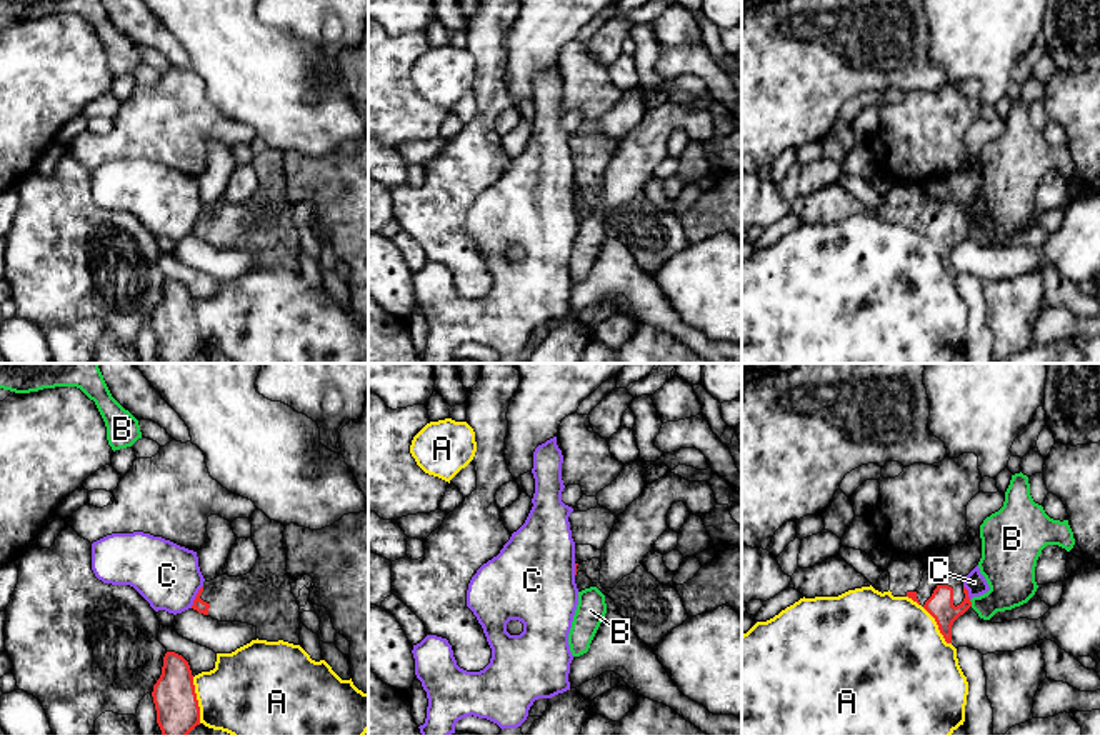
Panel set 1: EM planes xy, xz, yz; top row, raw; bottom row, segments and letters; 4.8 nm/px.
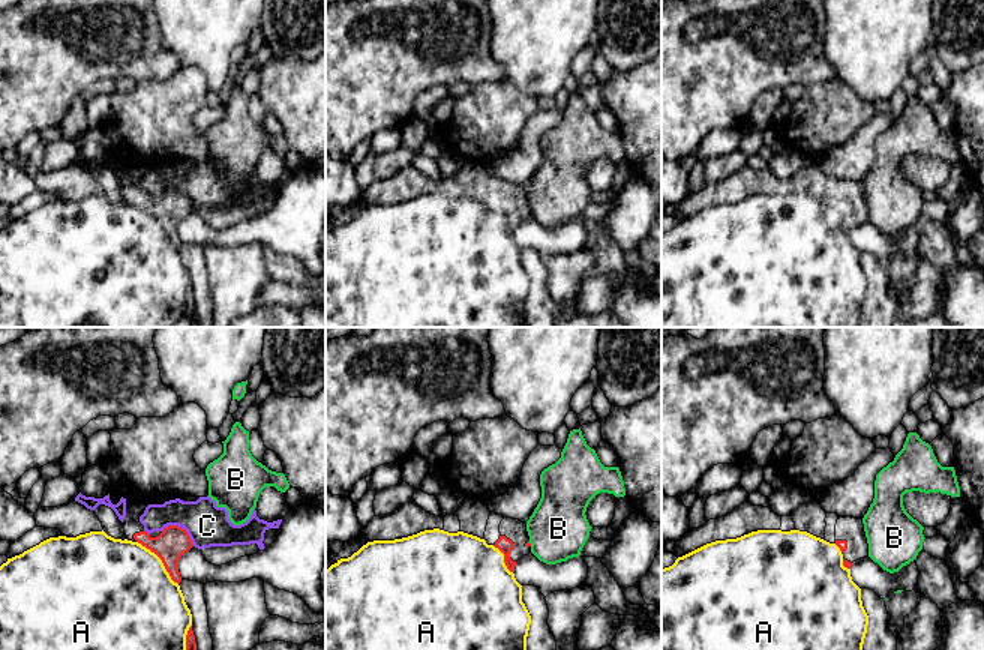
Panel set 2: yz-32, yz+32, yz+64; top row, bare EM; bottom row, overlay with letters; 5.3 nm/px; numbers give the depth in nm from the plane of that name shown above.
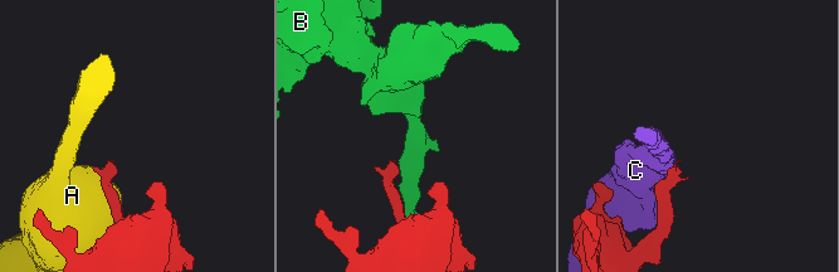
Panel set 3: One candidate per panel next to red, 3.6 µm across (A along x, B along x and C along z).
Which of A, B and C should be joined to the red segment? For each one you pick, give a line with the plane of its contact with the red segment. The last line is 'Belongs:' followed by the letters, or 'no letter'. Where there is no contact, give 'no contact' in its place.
Belongs: no letter

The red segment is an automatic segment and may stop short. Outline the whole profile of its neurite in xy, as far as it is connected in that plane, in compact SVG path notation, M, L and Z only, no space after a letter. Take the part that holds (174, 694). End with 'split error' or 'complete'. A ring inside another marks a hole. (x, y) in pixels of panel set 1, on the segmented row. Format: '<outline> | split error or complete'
M165 653L162 675L153 685L152 697L162 735L188 735L200 725L193 675L182 655Z | complete

